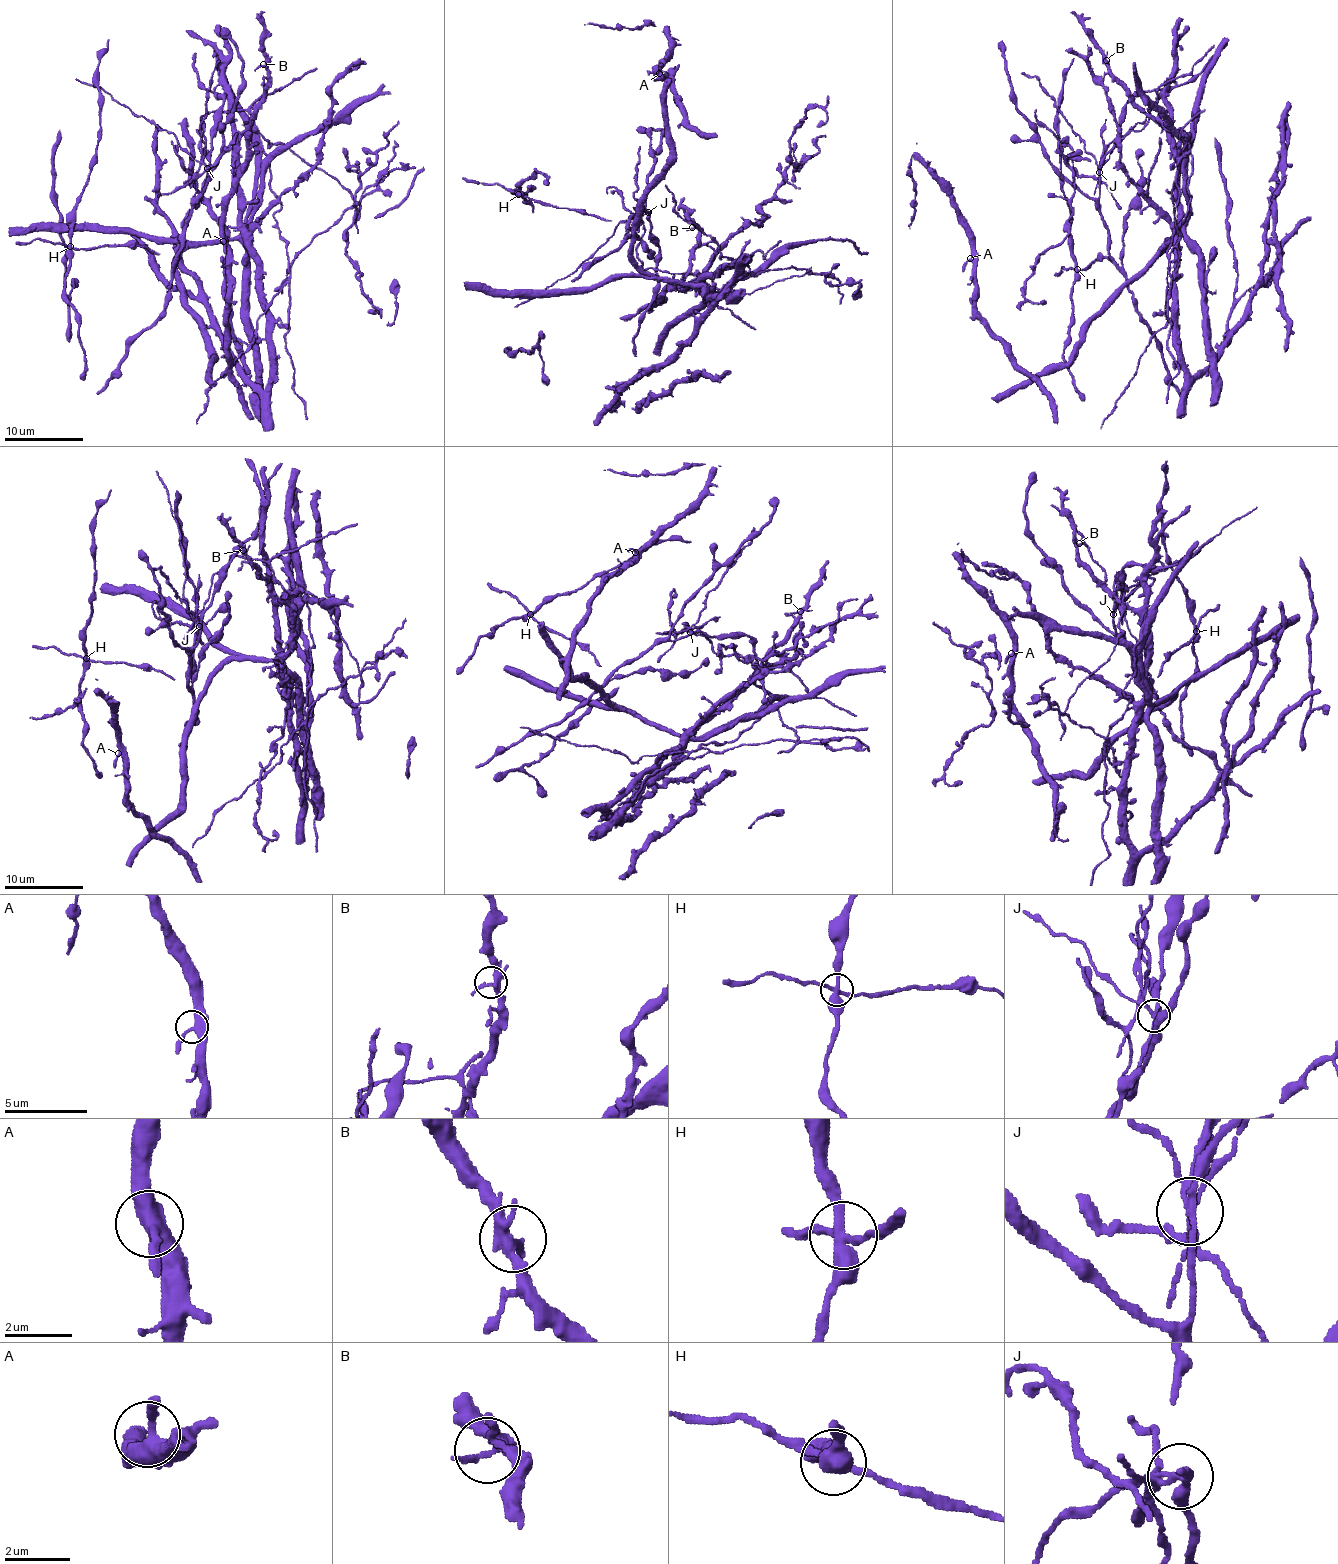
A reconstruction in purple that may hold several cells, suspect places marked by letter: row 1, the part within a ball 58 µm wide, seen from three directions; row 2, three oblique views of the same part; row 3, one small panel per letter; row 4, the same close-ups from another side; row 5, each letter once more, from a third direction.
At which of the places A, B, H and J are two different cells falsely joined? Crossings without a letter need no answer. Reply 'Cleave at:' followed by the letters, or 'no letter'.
Cleave at: H, J

